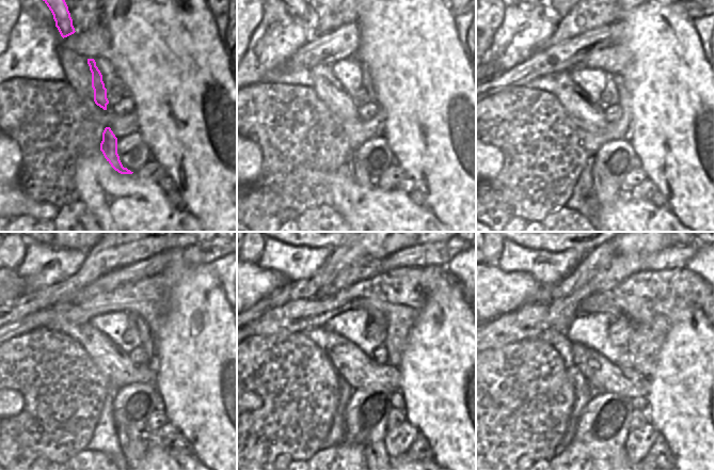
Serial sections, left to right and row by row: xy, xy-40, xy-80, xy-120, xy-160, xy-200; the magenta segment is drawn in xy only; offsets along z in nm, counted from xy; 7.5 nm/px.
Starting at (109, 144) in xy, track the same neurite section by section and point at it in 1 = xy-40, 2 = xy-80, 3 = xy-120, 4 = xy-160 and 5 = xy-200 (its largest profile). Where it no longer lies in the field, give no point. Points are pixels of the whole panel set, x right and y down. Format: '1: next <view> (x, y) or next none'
1: next xy-40 (359, 173)
2: next xy-80 (604, 189)
3: next xy-120 (133, 444)
4: next xy-160 (372, 449)
5: next xy-200 (623, 449)

